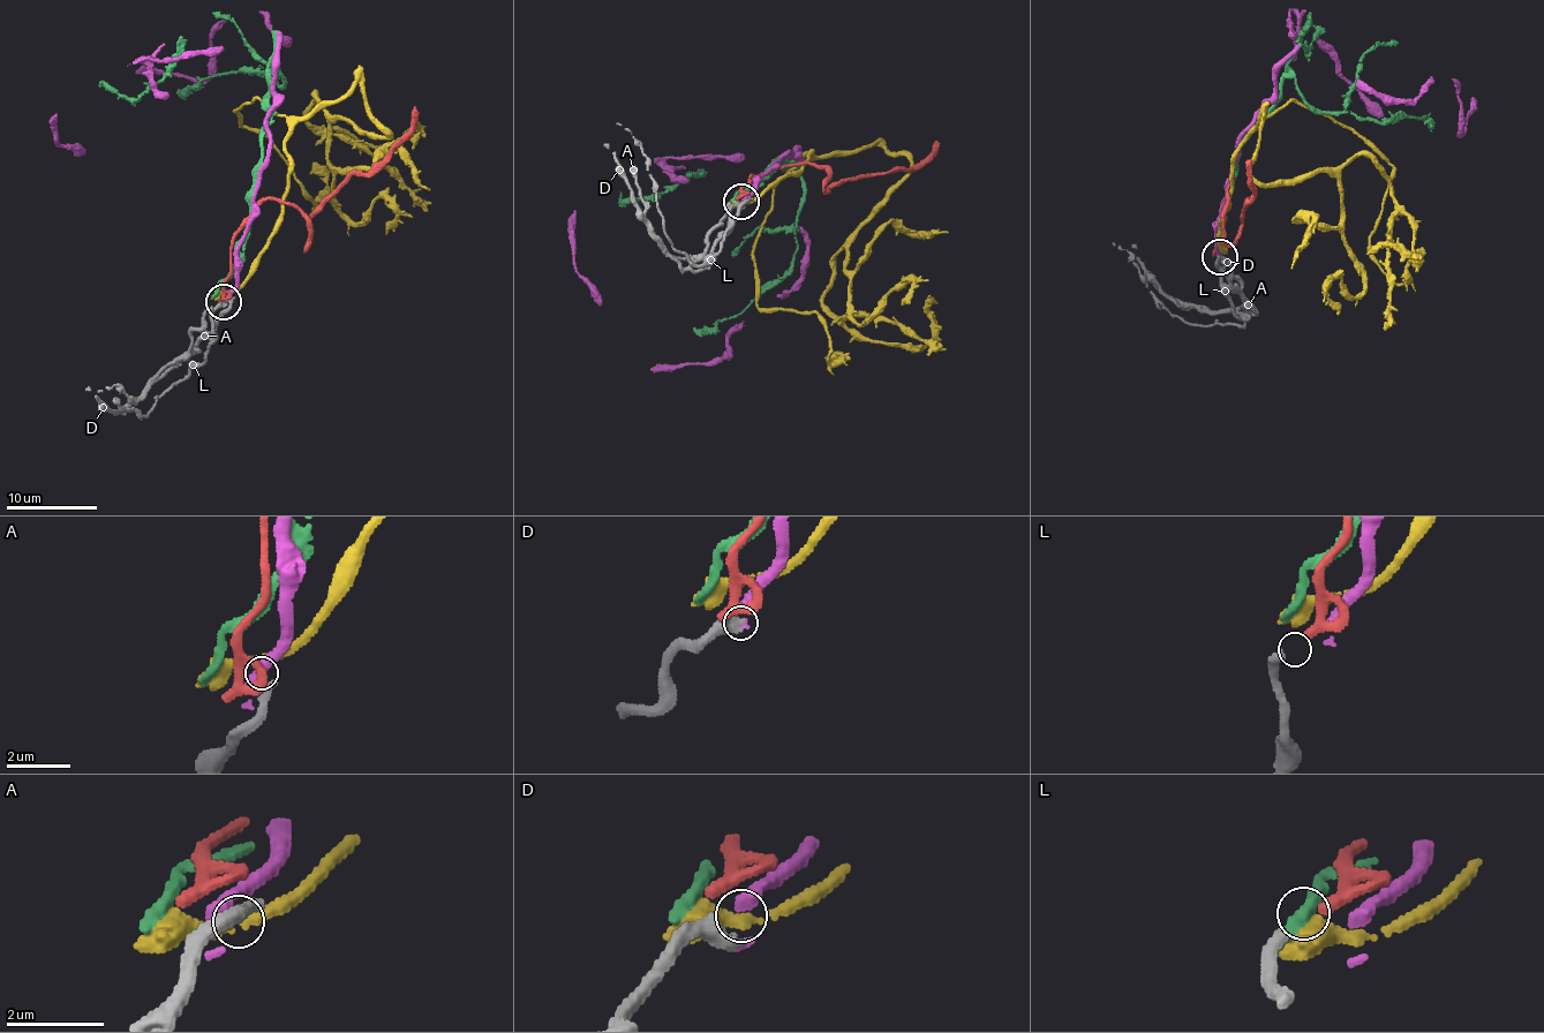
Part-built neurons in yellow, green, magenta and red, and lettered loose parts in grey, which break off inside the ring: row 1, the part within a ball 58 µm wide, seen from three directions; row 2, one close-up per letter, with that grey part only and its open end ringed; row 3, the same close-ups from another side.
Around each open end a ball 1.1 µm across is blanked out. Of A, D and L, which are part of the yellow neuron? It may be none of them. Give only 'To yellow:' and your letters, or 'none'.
To yellow: none

